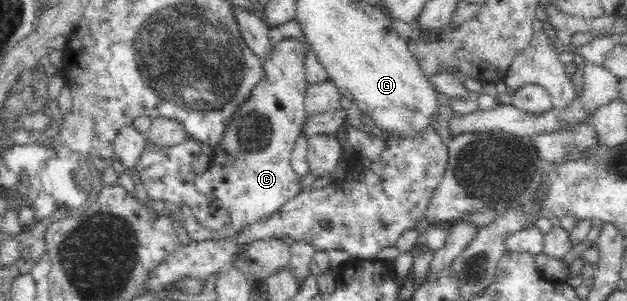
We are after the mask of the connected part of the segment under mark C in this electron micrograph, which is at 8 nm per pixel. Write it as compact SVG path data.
M295 36L274 43L265 60L261 60L257 84L233 110L223 137L212 147L207 170L192 181L198 193L209 195L226 210L228 221L219 230L213 230L201 224L187 206L182 206L182 226L190 240L231 236L241 226L272 214L301 191L300 178L294 174L291 160L305 119L305 93L309 84L305 60L307 48Z

